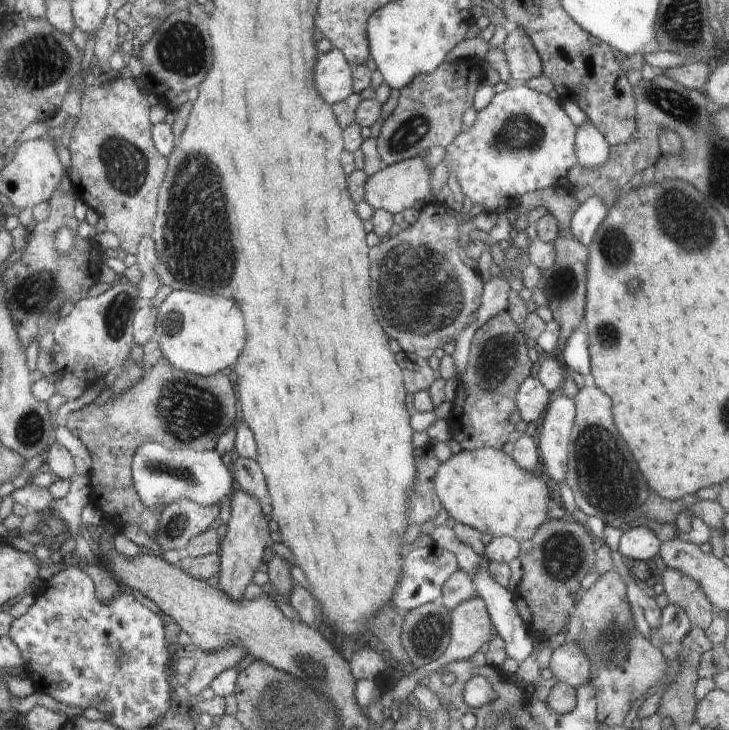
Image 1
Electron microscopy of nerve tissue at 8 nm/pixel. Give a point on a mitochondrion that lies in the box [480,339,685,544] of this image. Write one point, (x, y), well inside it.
(605, 476)

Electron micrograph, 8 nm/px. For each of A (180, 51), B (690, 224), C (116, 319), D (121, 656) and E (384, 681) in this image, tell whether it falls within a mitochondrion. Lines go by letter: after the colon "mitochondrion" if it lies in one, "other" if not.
A: mitochondrion
B: mitochondrion
C: mitochondrion
D: mitochondrion
E: other

